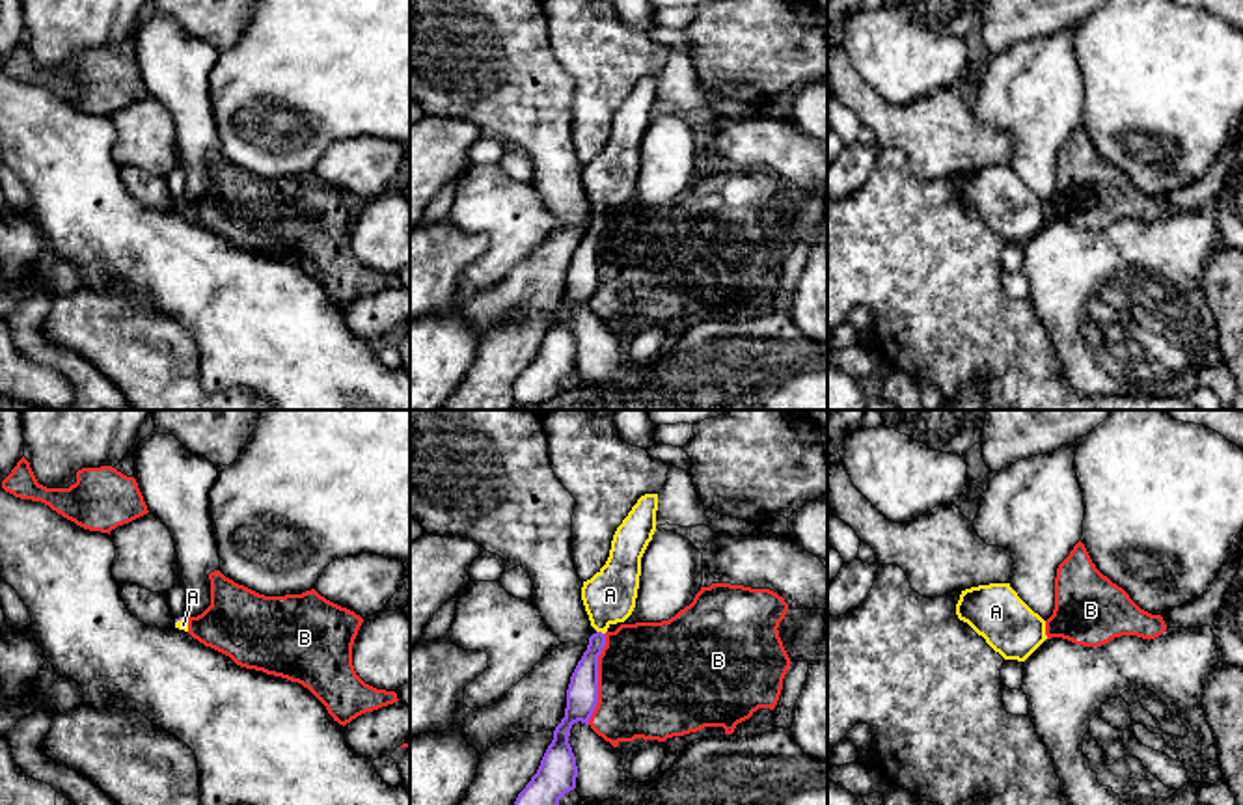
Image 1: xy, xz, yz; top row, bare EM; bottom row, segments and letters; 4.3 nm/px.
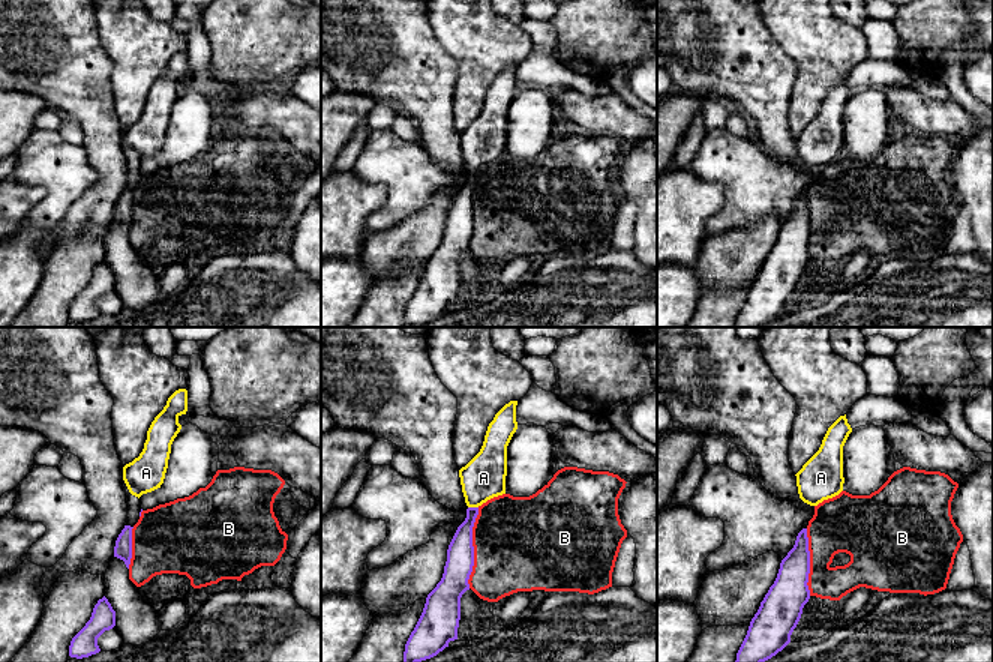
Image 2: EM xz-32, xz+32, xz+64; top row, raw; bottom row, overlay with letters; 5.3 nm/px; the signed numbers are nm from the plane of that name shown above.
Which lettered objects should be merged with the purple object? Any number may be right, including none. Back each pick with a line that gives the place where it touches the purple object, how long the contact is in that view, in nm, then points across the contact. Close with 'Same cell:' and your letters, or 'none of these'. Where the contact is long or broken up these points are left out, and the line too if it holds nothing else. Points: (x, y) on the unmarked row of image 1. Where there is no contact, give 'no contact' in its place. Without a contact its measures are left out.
A: contact xz (601, 215); length 40 nm; way xz (584, 265), (589, 239), (601, 215), (601, 196), (610, 177)
Same cell: A

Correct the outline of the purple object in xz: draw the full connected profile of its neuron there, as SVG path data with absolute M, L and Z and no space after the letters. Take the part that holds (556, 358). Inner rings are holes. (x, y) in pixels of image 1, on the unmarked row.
M658 76L641 78L628 95L628 99L622 102L622 106L617 110L606 147L591 162L583 164L581 183L589 198L591 209L596 214L589 220L587 233L583 235L581 242L578 244L570 259L570 266L567 272L565 300L555 309L553 322L548 328L537 356L531 360L531 363L526 367L526 371L518 376L514 384L514 406L529 406L553 399L561 391L559 382L567 375L576 371L578 348L572 330L568 326L570 311L578 304L589 307L589 302L596 291L598 239L606 229L608 211L611 207L624 205L635 190L641 158L641 140L656 114L656 93L658 93Z

